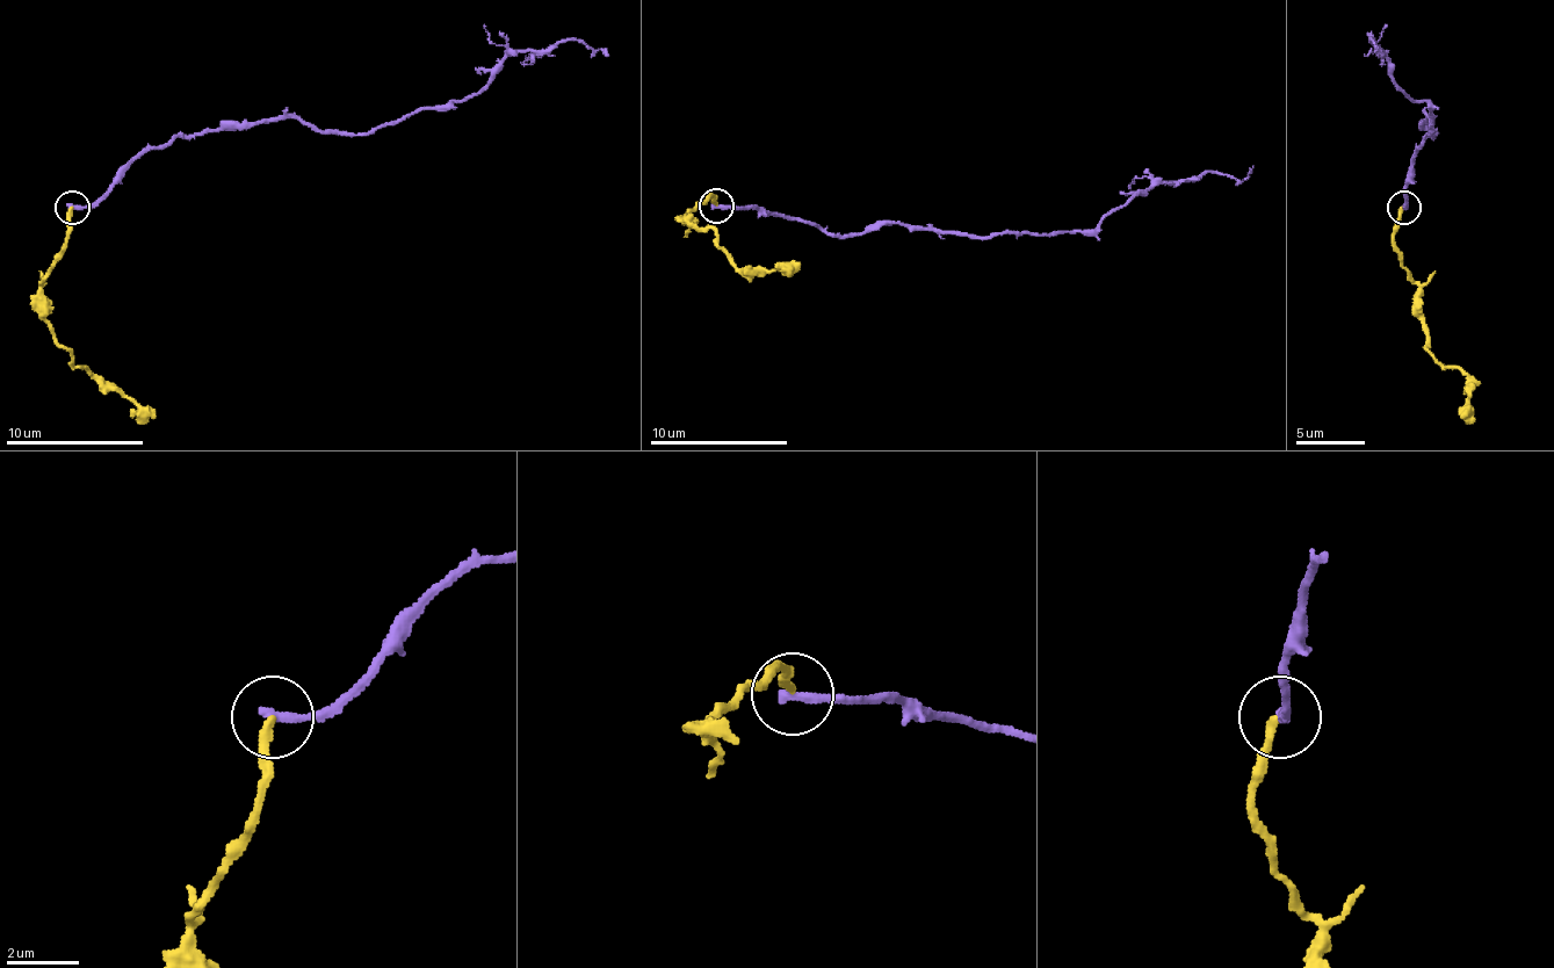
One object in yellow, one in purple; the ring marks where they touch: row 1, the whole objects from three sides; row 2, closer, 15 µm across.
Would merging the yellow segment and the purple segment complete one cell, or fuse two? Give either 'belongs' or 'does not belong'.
does not belong

